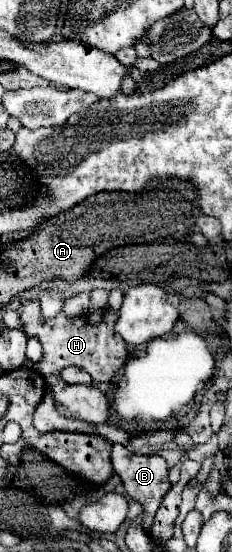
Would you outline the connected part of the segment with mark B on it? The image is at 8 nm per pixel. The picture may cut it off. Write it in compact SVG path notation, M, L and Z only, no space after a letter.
M112 444L112 468L114 474L120 476L126 494L130 498L134 498L142 508L144 508L144 516L142 516L142 528L146 530L146 534L150 534L152 530L152 522L156 516L156 510L162 502L162 498L166 496L166 492L170 490L170 482L168 482L168 468L166 468L166 460L160 456L138 456L128 452L122 444Z

